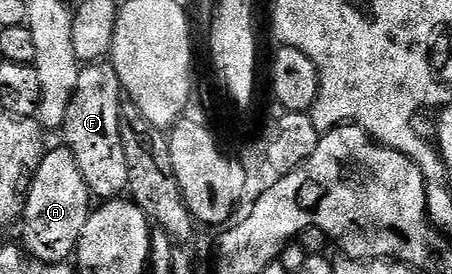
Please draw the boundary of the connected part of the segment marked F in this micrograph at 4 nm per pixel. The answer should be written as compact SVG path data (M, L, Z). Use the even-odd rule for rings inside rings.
M89 62L82 67L63 125L64 143L75 154L90 193L102 201L120 197L129 187L131 161L121 137L121 79L112 63Z

